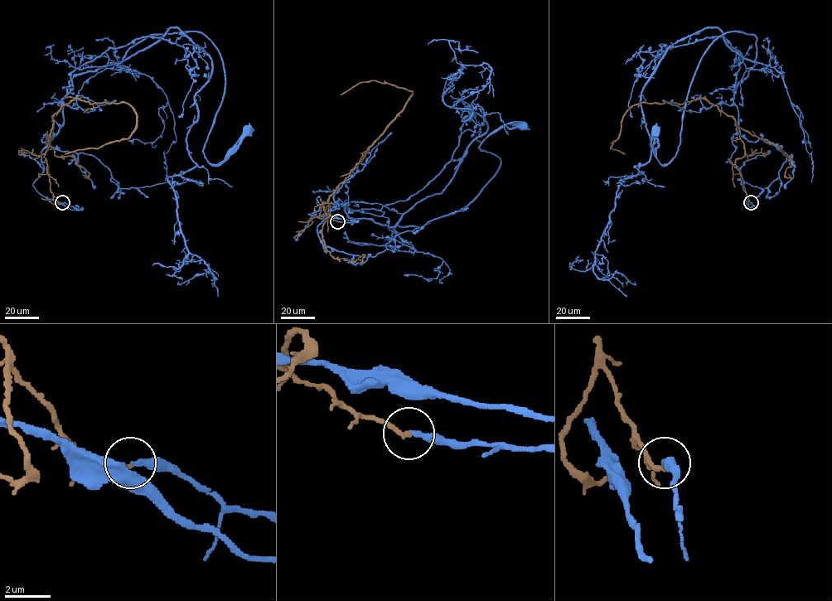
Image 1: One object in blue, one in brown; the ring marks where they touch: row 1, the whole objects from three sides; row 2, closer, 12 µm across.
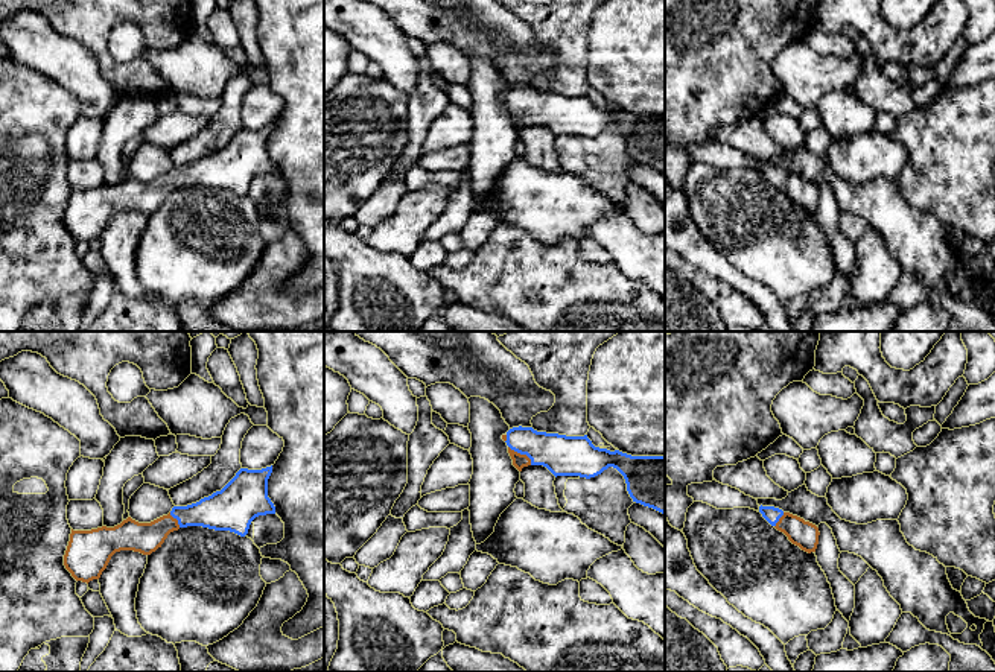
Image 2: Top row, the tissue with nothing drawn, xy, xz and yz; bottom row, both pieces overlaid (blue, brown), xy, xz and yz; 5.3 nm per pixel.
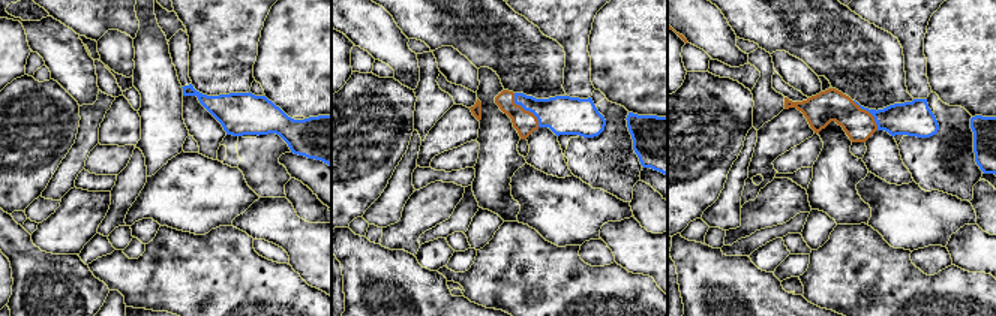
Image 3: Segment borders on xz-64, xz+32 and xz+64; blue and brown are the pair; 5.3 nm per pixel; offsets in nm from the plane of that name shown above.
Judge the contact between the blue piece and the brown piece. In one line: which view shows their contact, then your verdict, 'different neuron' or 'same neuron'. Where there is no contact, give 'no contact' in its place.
meets blue in xz; different neuron

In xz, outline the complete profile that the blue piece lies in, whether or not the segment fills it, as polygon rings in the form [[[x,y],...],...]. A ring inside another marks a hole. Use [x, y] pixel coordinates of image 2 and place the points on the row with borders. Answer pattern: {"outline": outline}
{"outline": [[[522,426],[510,429],[505,442],[555,477],[590,479],[613,467],[624,476],[633,502],[665,514],[665,456],[631,456],[595,447],[587,435],[566,436]]]}

